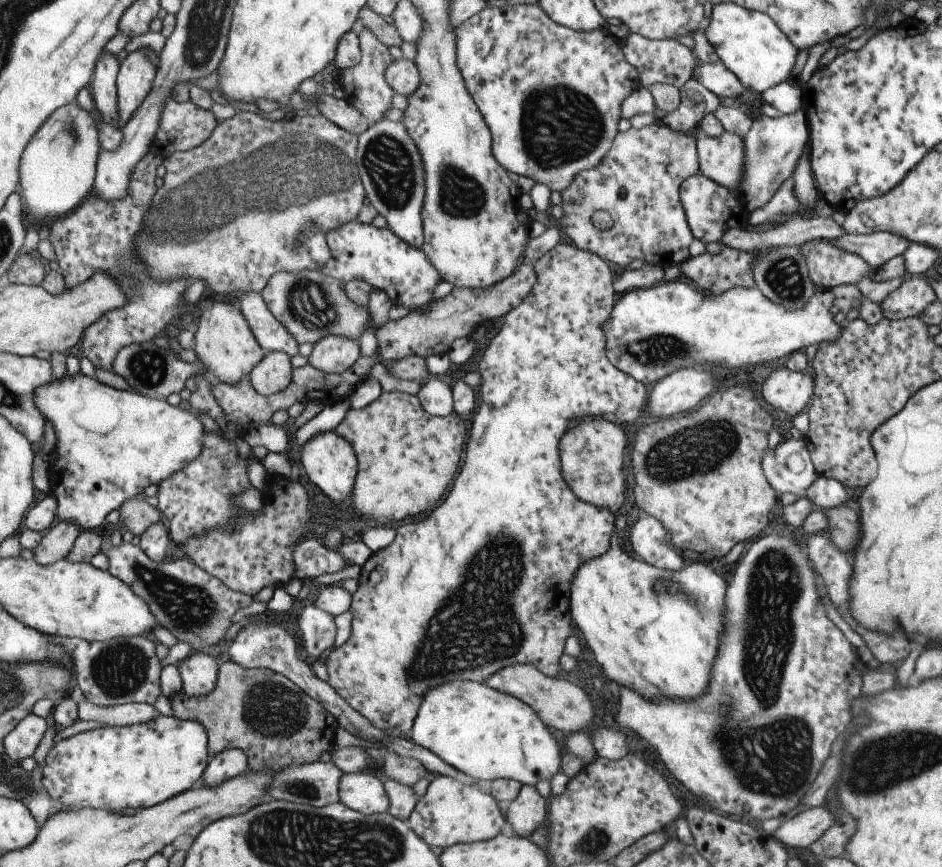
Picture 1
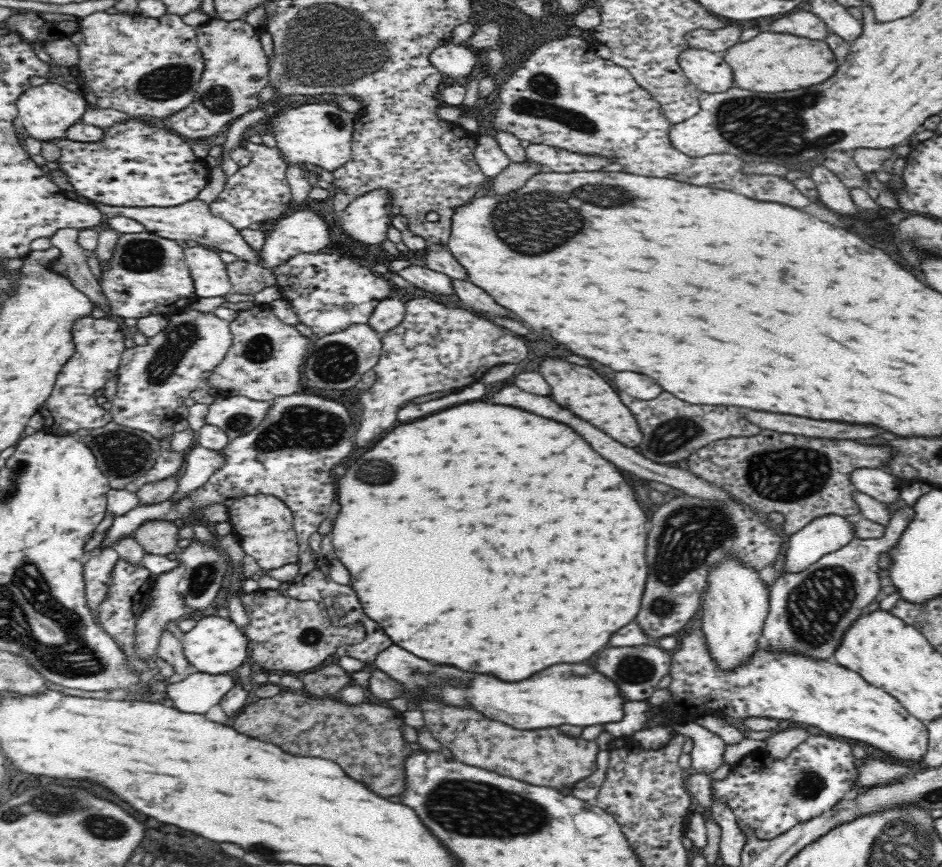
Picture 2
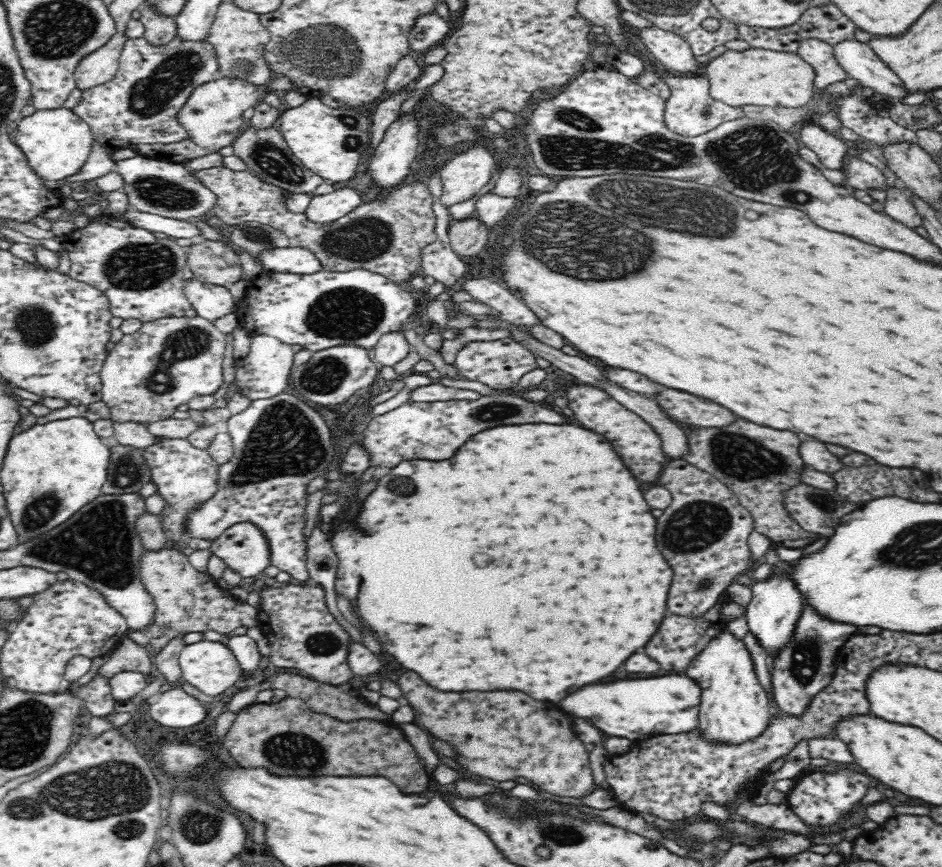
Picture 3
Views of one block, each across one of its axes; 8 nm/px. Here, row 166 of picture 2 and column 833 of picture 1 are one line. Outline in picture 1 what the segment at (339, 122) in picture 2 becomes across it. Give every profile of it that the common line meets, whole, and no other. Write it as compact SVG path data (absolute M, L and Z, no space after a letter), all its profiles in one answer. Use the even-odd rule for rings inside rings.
M681 277L668 283L655 284L651 288L634 289L617 297L611 317L603 325L605 353L618 370L649 387L675 370L686 367L716 372L720 376L724 372L724 376L730 376L734 372L747 370L749 366L772 363L782 356L804 351L810 344L821 345L826 341L835 341L844 329L838 326L840 320L843 321L841 317L834 317L830 313L833 300L829 289L817 288L802 309L787 309L768 300L757 287L736 287L725 293L710 295Z

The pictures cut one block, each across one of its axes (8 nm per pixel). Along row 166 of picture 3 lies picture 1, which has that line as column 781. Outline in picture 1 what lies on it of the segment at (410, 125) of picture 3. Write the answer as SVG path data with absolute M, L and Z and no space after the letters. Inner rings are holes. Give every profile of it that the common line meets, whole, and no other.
M786 367L777 369L762 387L764 400L789 416L806 411L814 394L815 380L811 371L791 371Z

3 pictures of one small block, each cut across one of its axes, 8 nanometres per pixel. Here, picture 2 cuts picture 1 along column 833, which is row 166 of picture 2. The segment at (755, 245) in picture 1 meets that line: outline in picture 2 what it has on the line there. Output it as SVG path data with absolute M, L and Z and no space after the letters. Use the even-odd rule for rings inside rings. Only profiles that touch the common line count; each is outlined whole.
M261 106L256 110L247 112L247 114L238 118L229 126L228 132L225 134L227 138L221 144L223 153L222 161L219 164L227 177L232 176L232 174L238 172L239 169L239 166L230 158L230 150L241 146L241 143L243 143L242 134L244 134L244 130L246 130L250 124L254 124L254 122L266 118L266 116L267 113L263 109L263 106Z

